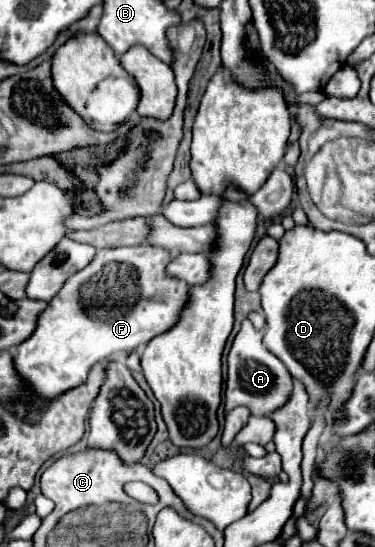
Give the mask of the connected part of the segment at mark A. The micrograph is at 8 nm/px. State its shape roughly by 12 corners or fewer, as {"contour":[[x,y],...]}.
{"contour":[[243,321],[229,353],[225,411],[283,407],[293,391],[263,331]]}

